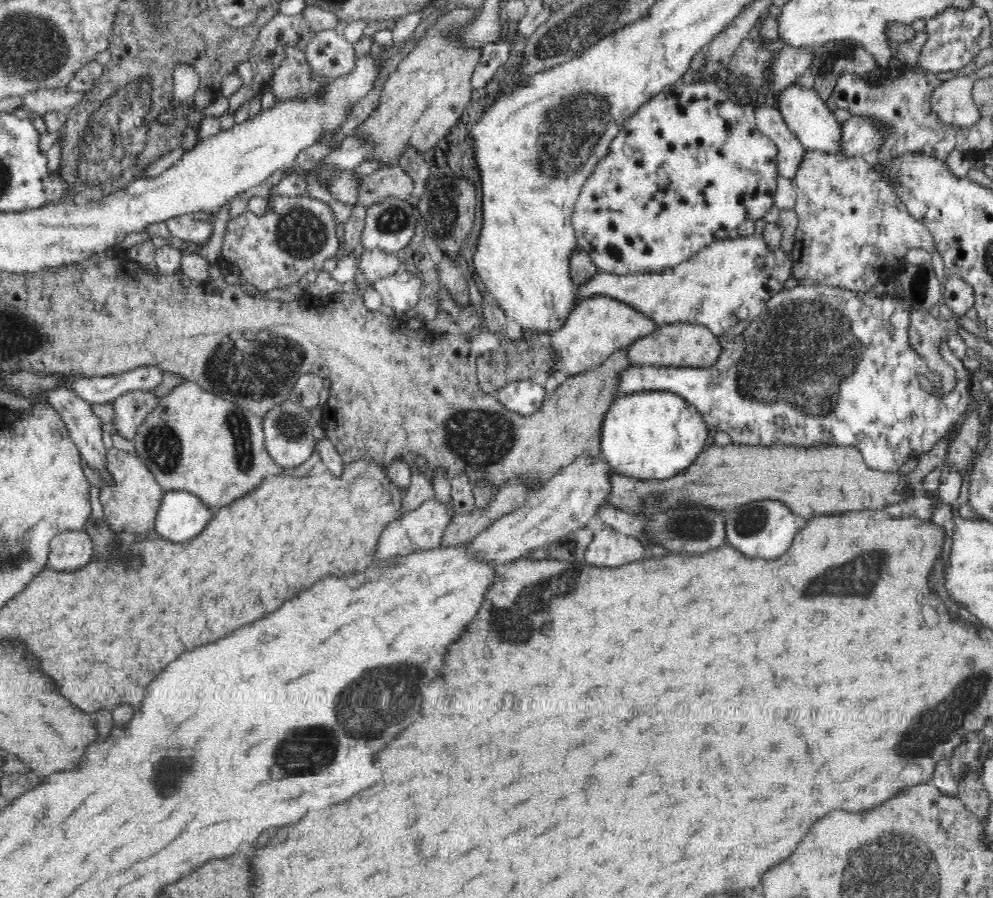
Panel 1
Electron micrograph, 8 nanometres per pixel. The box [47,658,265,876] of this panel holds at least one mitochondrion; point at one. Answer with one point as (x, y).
(172, 769)

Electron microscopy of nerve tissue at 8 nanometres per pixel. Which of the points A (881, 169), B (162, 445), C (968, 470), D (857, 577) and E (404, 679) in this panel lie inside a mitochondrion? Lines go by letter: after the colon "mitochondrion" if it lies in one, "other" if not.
A: other
B: mitochondrion
C: other
D: mitochondrion
E: mitochondrion

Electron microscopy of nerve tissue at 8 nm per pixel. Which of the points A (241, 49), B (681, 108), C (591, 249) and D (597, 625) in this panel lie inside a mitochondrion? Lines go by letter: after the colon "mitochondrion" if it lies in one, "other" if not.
A: other
B: other
C: other
D: other

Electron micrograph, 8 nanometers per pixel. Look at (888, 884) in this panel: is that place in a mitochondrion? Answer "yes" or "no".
yes

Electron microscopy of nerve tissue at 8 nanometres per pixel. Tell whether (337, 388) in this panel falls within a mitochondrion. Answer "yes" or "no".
no

